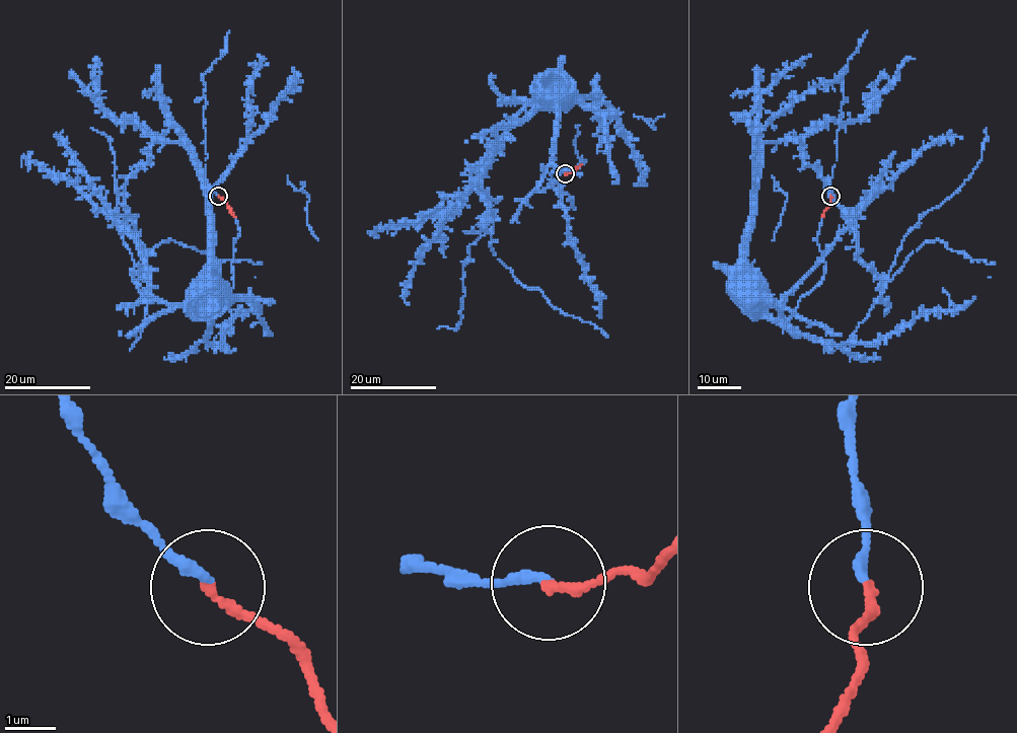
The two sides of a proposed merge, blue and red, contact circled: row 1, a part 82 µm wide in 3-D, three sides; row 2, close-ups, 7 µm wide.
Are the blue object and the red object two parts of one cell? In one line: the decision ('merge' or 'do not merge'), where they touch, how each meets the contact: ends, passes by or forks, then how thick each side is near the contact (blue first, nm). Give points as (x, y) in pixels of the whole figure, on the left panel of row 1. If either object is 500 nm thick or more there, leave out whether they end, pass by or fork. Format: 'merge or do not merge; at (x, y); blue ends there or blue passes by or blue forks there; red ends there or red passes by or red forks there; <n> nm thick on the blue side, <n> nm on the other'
merge; at (218, 196); blue ends there; red ends there; 200 nm thick on the blue side, 180 nm on the other

